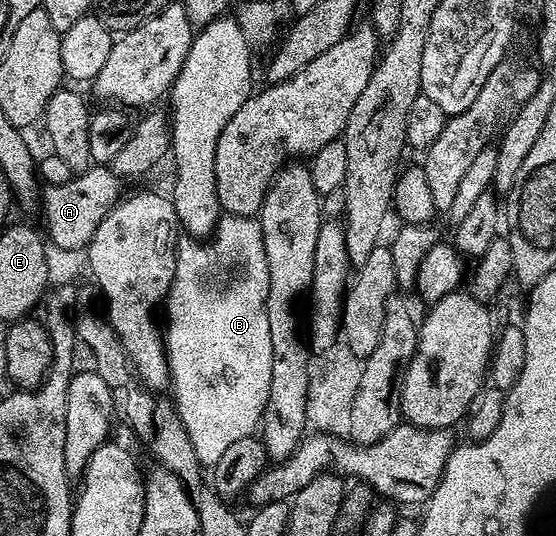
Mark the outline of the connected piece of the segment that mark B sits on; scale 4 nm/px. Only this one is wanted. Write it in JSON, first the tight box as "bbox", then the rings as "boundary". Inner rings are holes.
{"bbox":[163,213,273,468],"boundary":[[[222,213],[220,220],[217,222],[215,236],[219,240],[217,251],[219,257],[222,258],[223,264],[235,264],[236,270],[241,270],[241,274],[237,274],[237,282],[233,282],[228,292],[216,290],[216,288],[205,288],[205,281],[199,280],[199,268],[201,261],[199,260],[199,252],[201,251],[201,242],[198,239],[188,236],[182,237],[177,243],[177,263],[175,264],[175,276],[173,283],[169,289],[163,303],[163,318],[165,310],[165,318],[169,323],[164,323],[163,337],[165,340],[165,355],[169,357],[169,380],[171,383],[172,401],[175,403],[177,414],[182,420],[183,428],[186,429],[187,436],[190,437],[191,444],[194,445],[195,452],[198,454],[198,460],[202,467],[212,468],[219,460],[219,456],[223,456],[223,452],[227,452],[227,448],[231,448],[231,444],[235,444],[235,440],[243,440],[244,438],[254,437],[258,433],[261,426],[261,416],[265,413],[265,405],[267,404],[267,396],[269,395],[269,385],[271,384],[271,364],[273,357],[271,356],[271,332],[269,331],[269,320],[265,312],[265,304],[269,293],[269,277],[267,276],[267,248],[263,248],[263,232],[261,231],[260,221],[256,217],[248,218],[247,216],[235,216],[234,214]]]}

